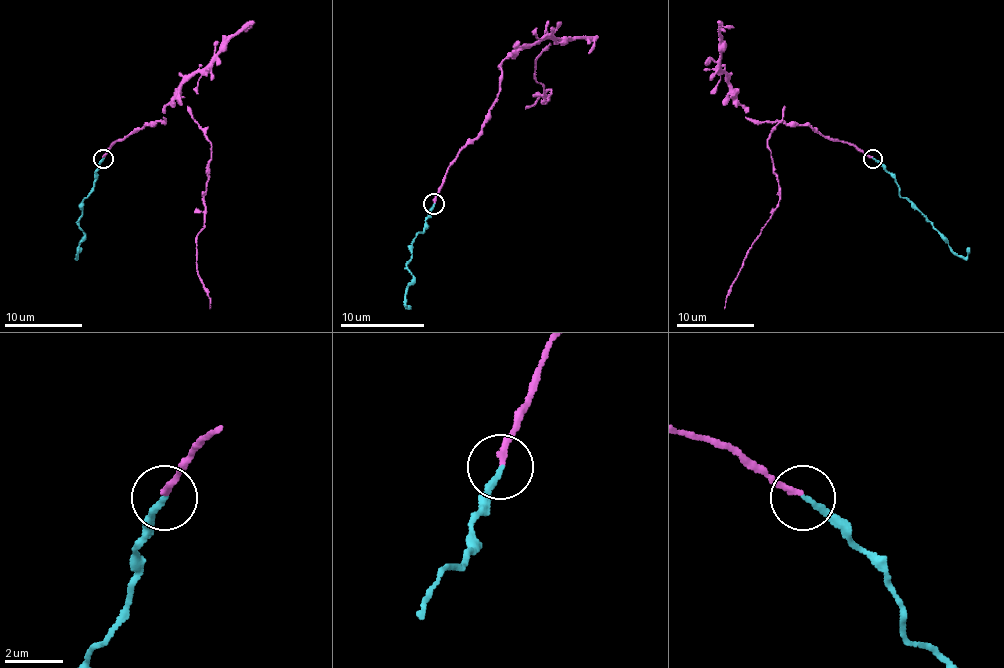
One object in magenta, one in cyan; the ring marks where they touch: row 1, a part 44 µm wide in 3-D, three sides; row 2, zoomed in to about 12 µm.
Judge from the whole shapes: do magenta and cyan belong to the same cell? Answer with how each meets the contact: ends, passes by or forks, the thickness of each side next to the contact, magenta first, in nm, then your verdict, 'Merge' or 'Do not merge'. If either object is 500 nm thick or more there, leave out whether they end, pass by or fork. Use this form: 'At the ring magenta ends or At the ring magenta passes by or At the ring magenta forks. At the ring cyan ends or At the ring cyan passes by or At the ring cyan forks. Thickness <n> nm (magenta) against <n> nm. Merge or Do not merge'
At the ring magenta ends. At the ring cyan ends. Thickness 190 nm (magenta) against 200 nm. Merge

